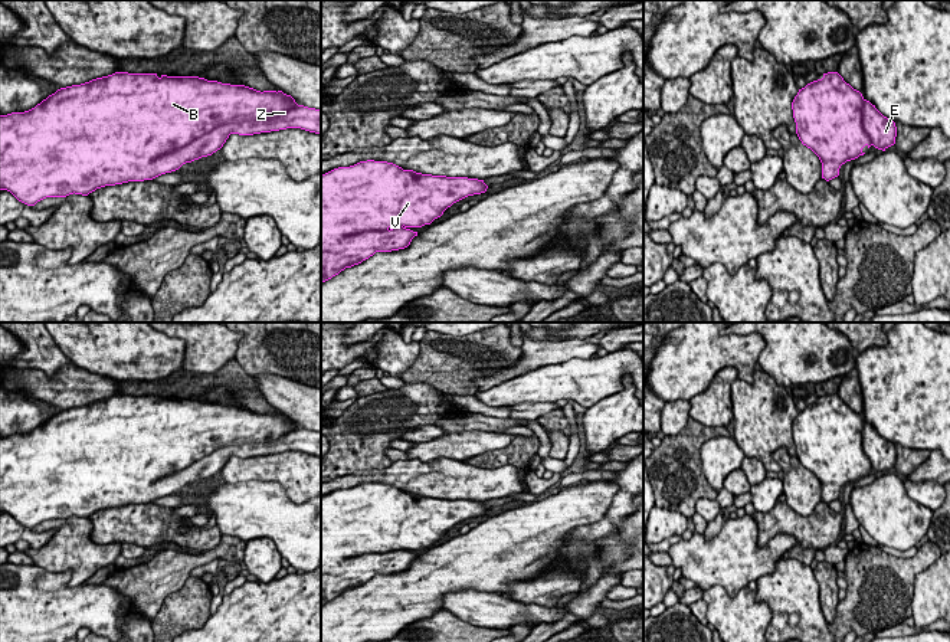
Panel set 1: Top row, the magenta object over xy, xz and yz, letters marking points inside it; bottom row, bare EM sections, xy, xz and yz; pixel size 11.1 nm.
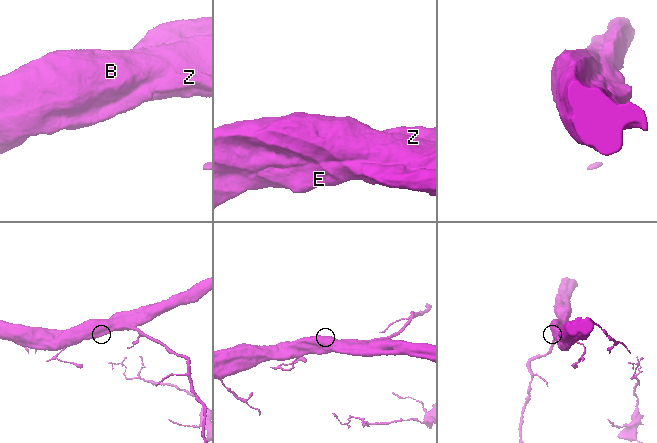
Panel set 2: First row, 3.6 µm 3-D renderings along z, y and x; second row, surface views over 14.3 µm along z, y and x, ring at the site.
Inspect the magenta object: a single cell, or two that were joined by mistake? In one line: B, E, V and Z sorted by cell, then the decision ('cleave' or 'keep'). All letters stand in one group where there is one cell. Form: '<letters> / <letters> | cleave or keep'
B E V Z | keep

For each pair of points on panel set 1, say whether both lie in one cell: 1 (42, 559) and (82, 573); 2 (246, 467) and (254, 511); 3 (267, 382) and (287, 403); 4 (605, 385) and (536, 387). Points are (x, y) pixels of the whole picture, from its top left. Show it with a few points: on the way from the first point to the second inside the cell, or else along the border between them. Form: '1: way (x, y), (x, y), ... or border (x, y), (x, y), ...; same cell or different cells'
1: way (52, 559), (68, 559), (72, 563); same cell
2: border (225, 481), (275, 481), (282, 488); different cells
3: way (272, 387), (282, 398); same cell
4: way (587, 380), (572, 376), (567, 380), (553, 382); same cell

